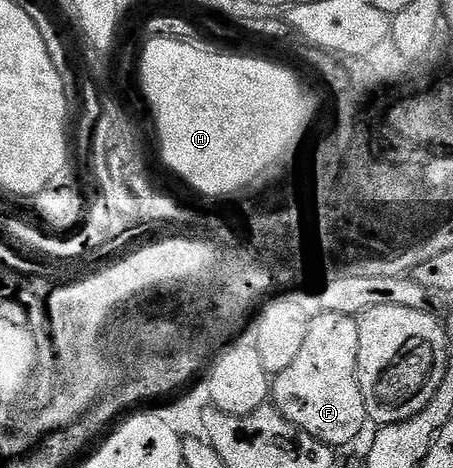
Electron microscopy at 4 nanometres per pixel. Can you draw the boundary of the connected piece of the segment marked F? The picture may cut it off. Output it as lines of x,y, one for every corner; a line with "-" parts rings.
317,311
309,319
306,330
306,342
298,358
286,366
286,370
275,373
270,384
270,403
278,409
282,418
286,418
301,432
310,434
324,444
331,444
333,449
340,450
343,444
356,440
369,423
366,402
362,402
362,390
358,386
358,319
346,314
330,314

